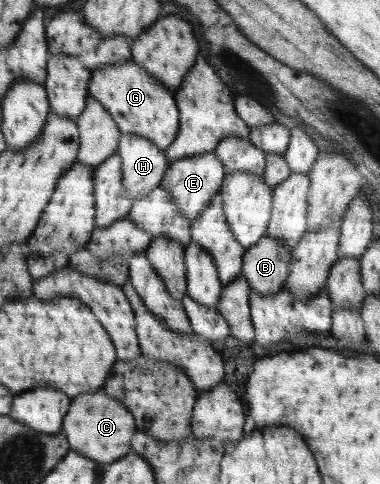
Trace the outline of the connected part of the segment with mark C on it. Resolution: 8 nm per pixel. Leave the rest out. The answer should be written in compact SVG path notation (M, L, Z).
M101 389L95 393L85 392L83 397L75 397L75 401L71 401L61 431L69 439L71 450L82 453L101 466L107 466L133 449L137 423L134 421L134 414L126 406Z

